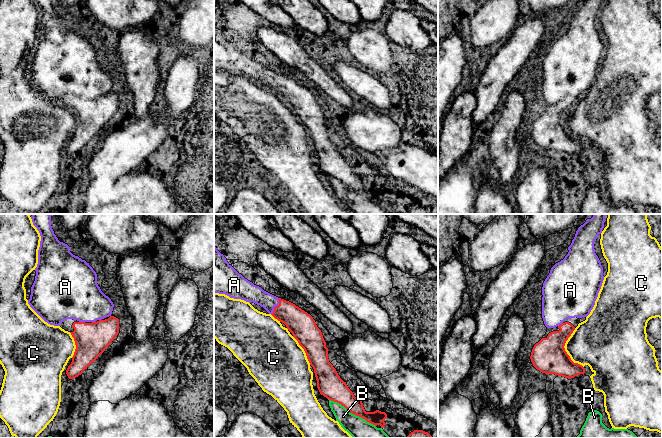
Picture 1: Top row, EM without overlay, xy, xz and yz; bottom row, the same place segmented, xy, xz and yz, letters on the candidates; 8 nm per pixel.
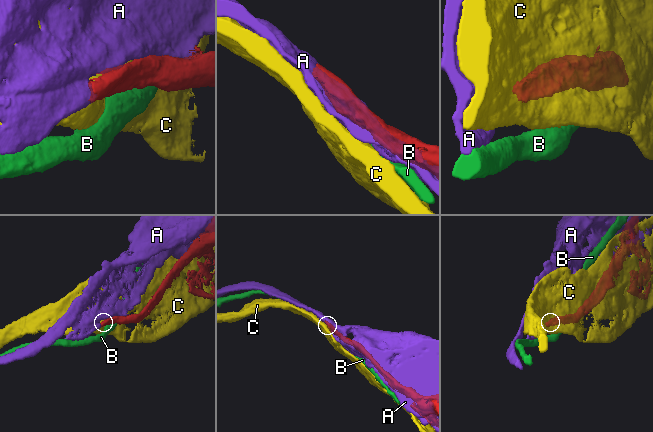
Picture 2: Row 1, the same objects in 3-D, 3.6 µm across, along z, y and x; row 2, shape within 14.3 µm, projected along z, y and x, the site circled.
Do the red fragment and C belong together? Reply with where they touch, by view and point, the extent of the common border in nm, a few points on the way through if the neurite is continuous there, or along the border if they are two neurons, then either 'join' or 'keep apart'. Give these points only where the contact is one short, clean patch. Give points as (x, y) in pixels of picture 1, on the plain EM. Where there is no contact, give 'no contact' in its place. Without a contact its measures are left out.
meets red in yz at (564, 126); contact 320 nm long; keep apart

